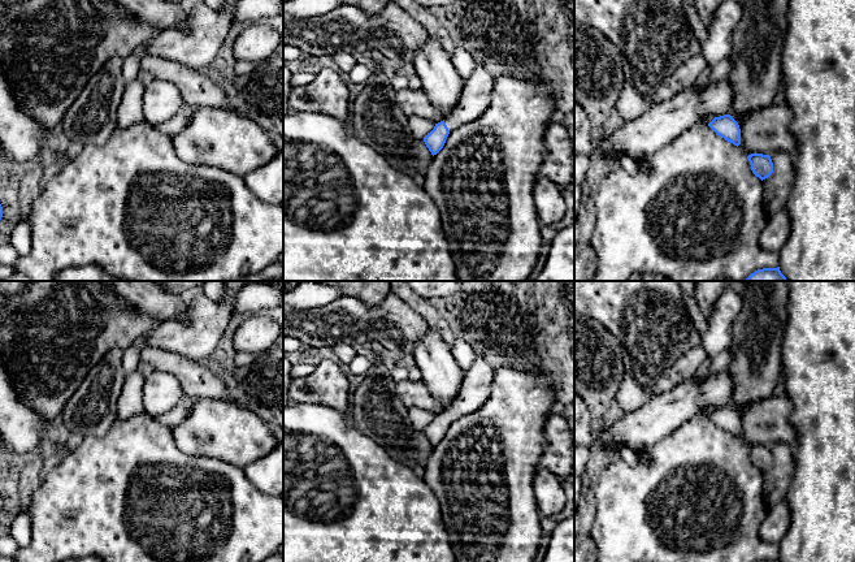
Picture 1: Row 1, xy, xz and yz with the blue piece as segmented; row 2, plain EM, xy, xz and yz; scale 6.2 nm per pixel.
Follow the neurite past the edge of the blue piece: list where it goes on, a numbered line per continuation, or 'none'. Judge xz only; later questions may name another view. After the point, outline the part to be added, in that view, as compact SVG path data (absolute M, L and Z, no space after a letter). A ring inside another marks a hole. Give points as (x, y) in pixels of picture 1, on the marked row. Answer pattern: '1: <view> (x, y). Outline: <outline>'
1: xz (474, 98). Outline: M483 55L476 56L476 68L464 81L460 100L452 114L444 120L448 130L478 118L489 107L494 78L485 68Z

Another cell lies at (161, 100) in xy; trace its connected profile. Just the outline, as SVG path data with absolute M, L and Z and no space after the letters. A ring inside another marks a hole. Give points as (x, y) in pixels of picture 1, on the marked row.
M162 79L147 81L143 92L143 113L147 124L157 126L185 107L179 90Z

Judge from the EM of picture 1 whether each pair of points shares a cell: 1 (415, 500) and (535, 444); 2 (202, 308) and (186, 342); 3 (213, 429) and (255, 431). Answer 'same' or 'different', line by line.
1: different
2: same
3: same

